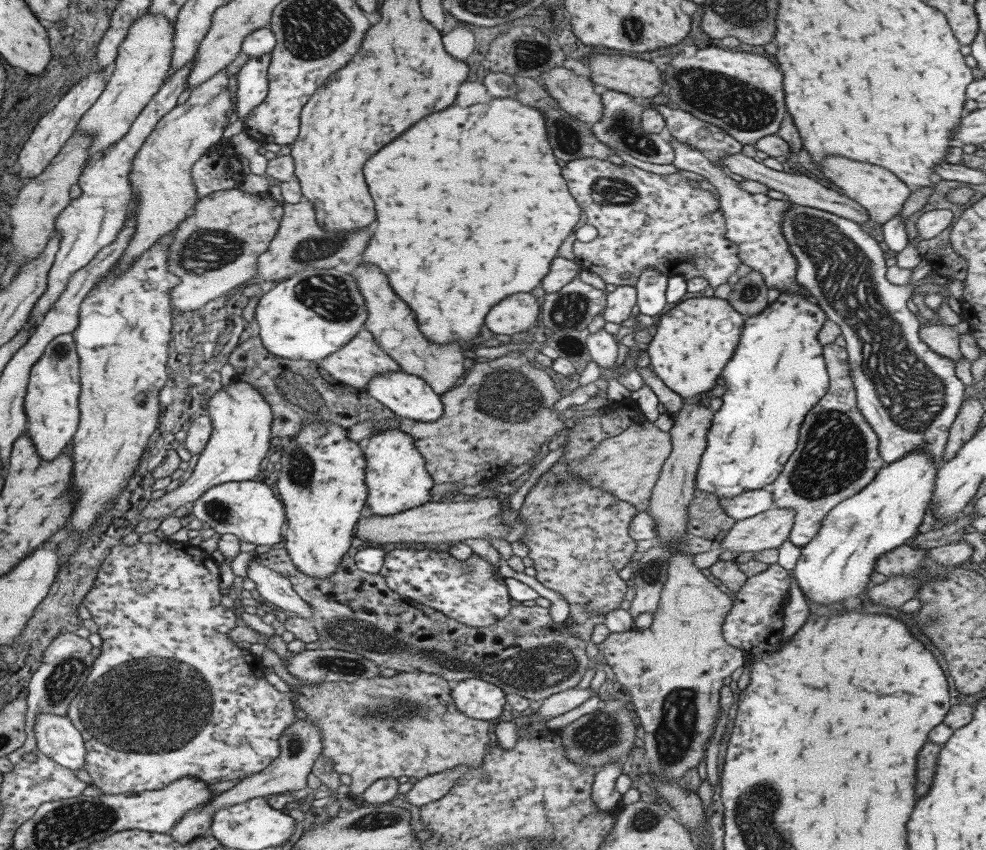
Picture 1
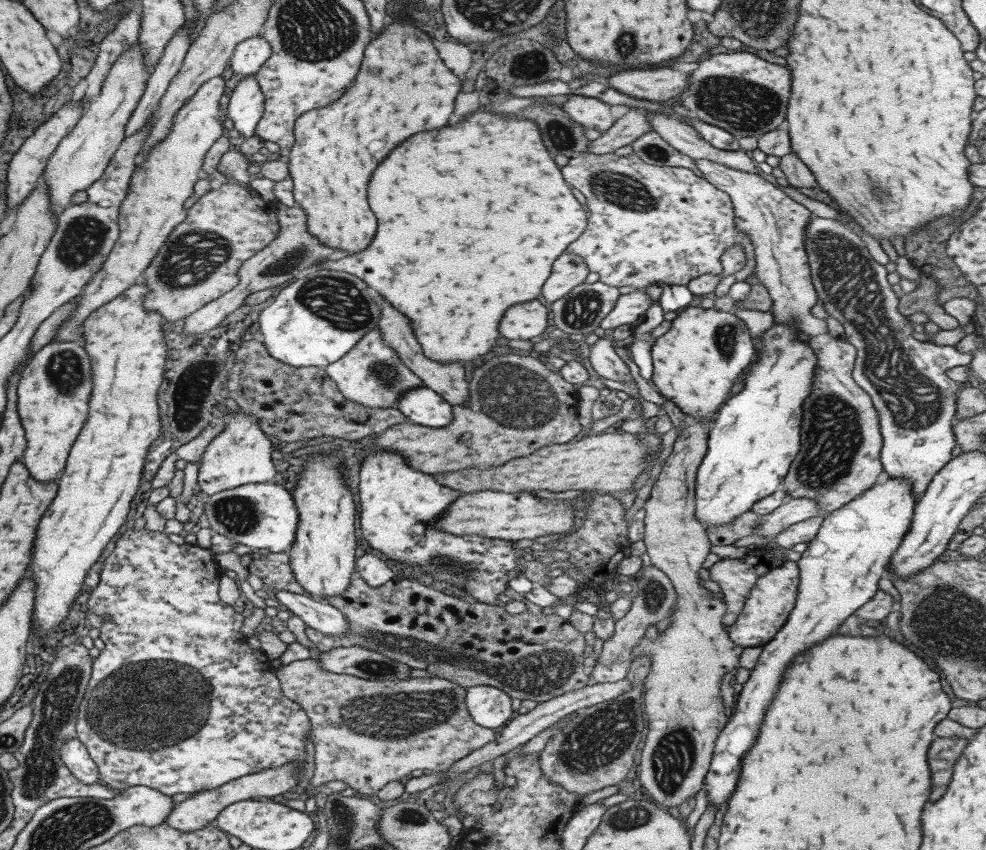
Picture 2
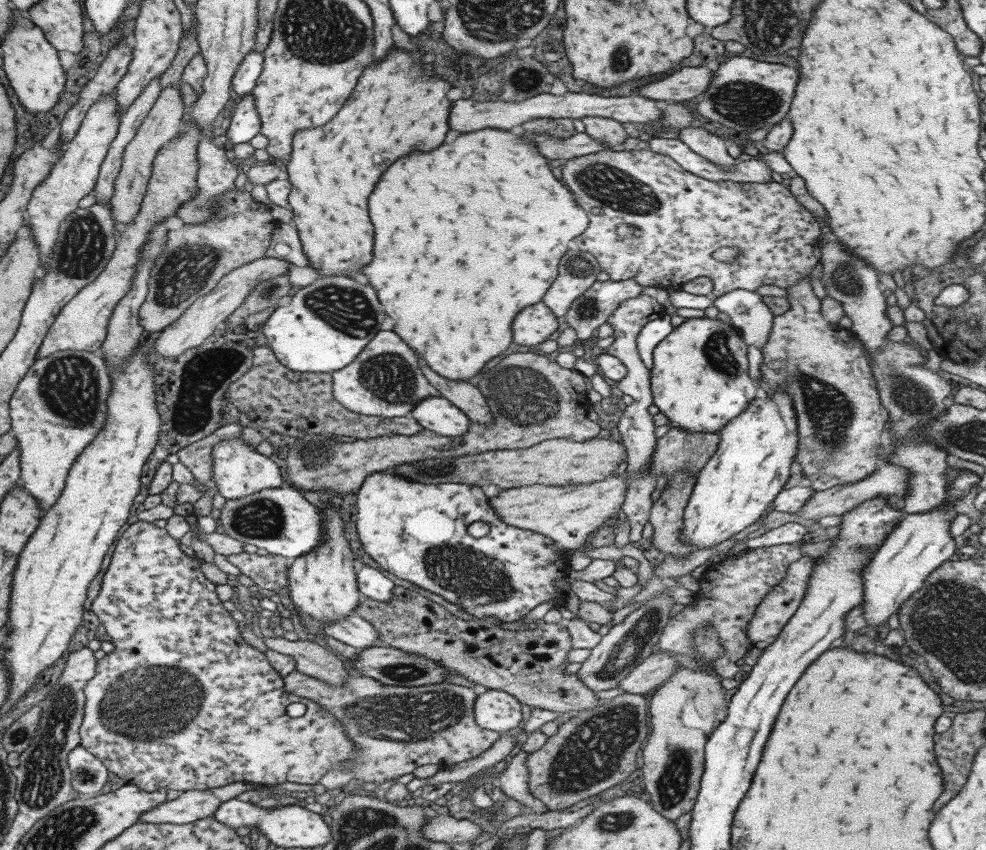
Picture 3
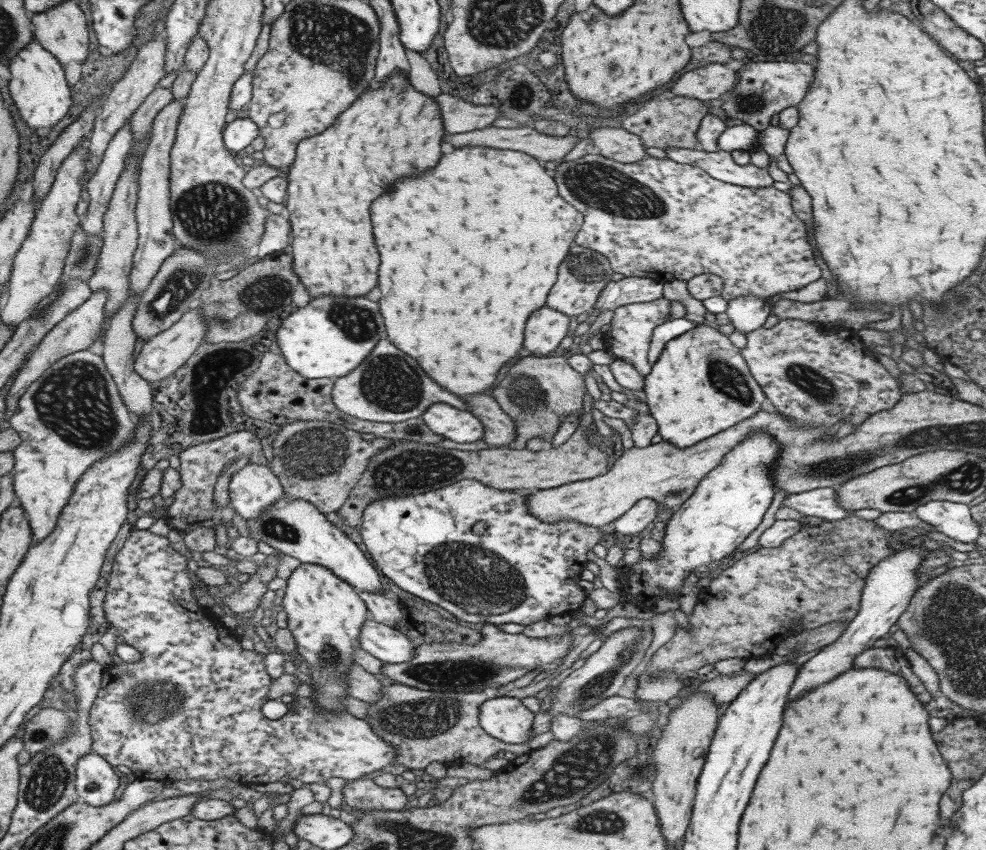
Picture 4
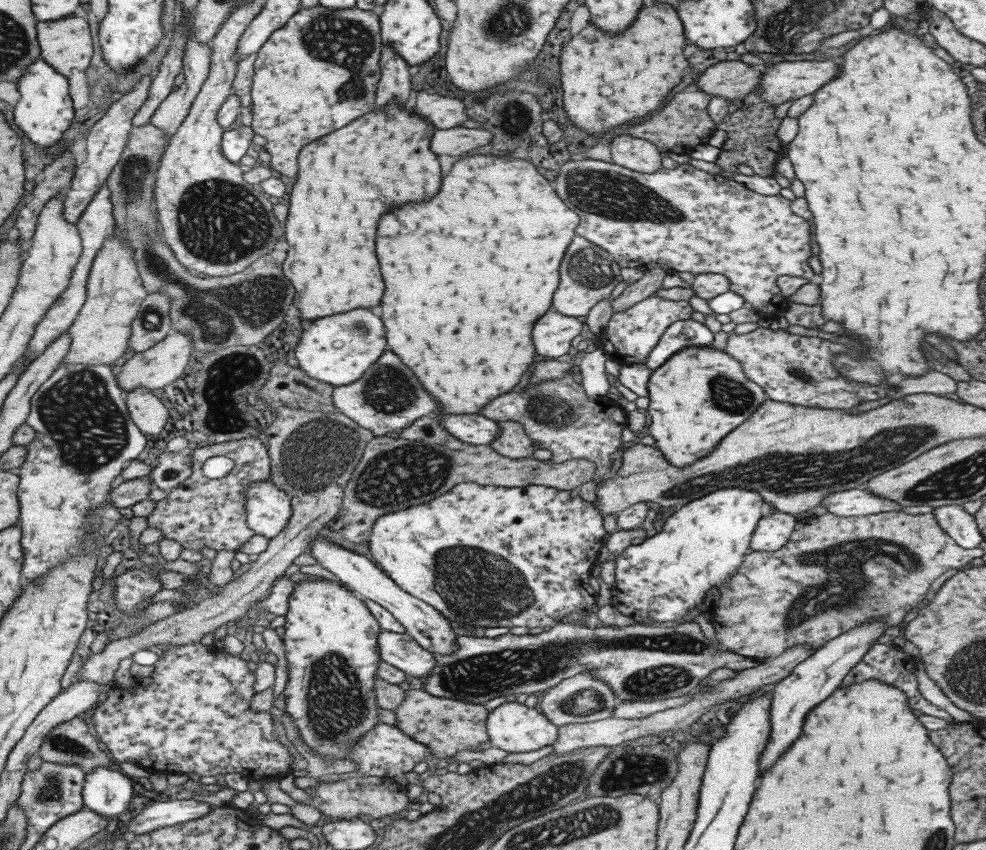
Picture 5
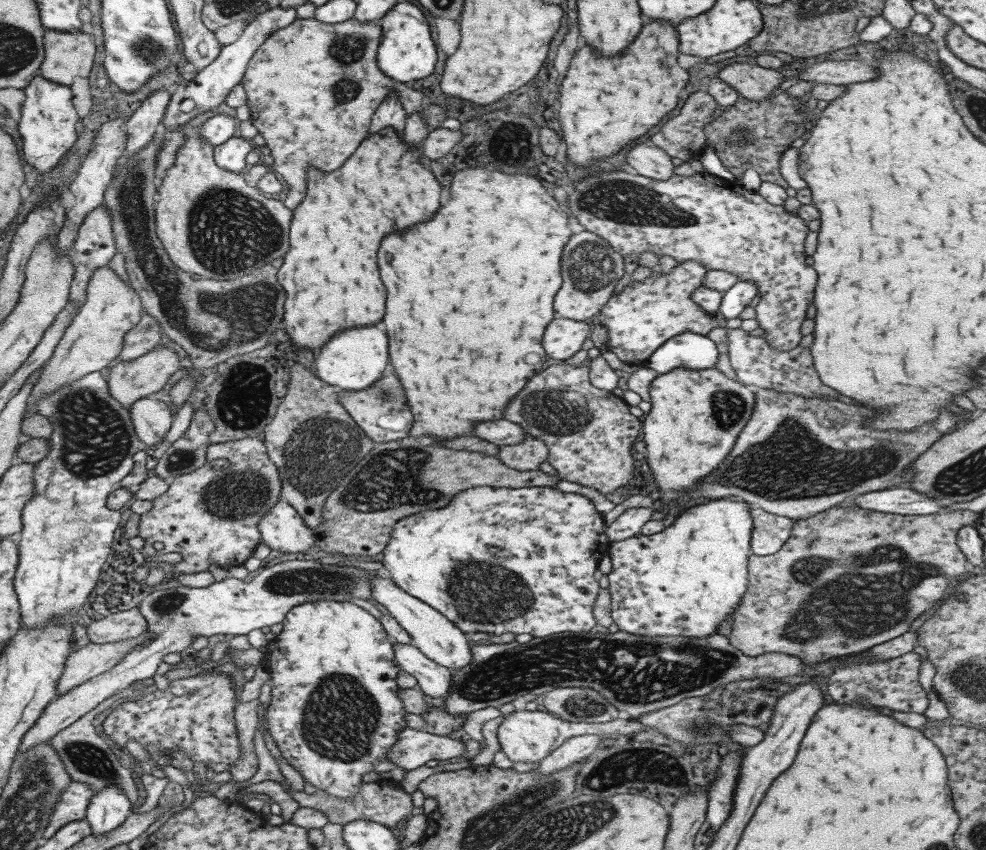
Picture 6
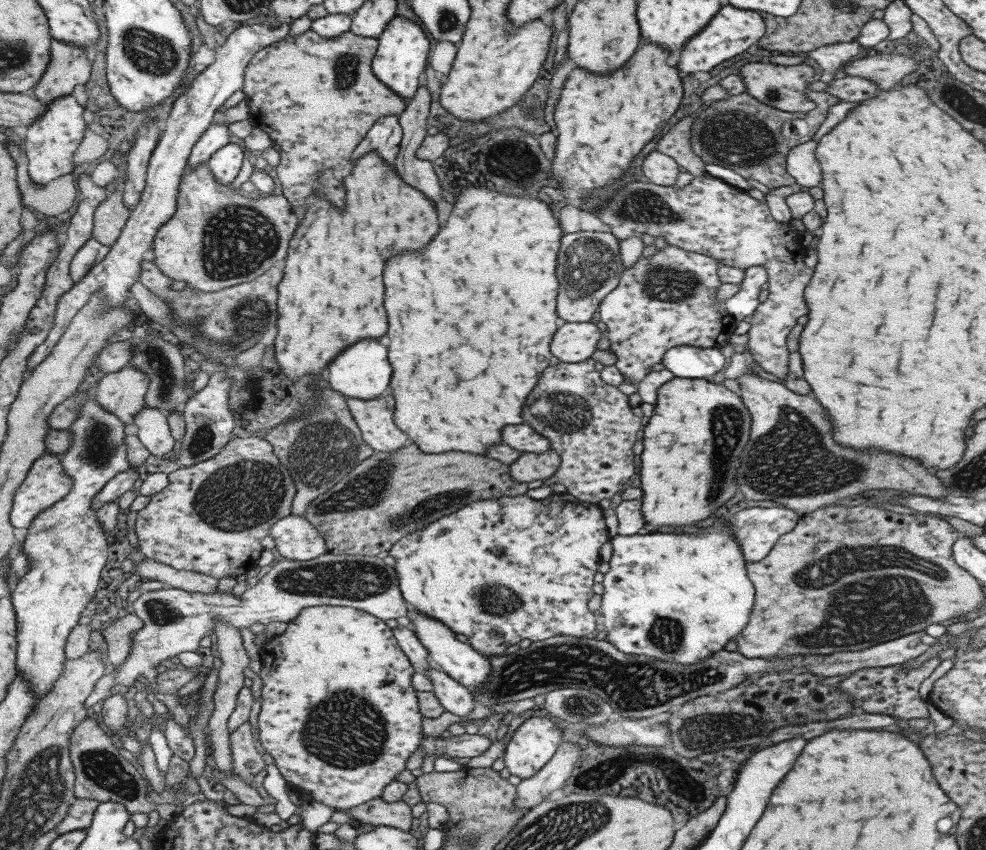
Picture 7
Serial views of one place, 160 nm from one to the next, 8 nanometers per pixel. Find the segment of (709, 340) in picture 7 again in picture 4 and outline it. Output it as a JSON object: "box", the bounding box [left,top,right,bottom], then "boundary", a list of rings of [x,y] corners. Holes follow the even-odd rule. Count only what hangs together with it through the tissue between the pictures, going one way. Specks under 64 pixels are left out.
{"box":[603,297,670,376],"boundary":[[[661,297],[647,302],[625,304],[612,310],[609,321],[610,329],[603,334],[603,348],[622,362],[630,364],[641,376],[645,376],[651,368],[647,361],[647,349],[652,328],[670,319],[669,300]]]}

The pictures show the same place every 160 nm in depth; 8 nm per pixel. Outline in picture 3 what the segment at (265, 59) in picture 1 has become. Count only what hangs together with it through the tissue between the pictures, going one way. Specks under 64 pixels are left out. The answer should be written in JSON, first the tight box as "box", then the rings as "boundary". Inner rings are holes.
{"box":[225,94,260,145],"boundary":[[[251,94],[243,96],[234,107],[225,136],[232,145],[249,142],[260,129],[260,119],[255,114],[253,96]]]}

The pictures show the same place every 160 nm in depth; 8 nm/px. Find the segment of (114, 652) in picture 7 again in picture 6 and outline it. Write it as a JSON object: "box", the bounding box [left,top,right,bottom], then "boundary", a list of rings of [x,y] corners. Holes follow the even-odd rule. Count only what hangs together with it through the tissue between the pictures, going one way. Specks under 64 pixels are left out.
{"box":[87,609,147,644],"boundary":[[[139,609],[117,611],[106,618],[91,622],[87,629],[87,638],[91,644],[105,644],[137,638],[147,630],[146,622]]]}

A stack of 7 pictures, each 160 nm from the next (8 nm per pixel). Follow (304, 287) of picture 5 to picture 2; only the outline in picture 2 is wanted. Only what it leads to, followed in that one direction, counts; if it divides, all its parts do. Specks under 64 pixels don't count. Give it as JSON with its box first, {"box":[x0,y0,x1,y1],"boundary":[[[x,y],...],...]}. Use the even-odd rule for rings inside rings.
{"box":[288,15,461,254],"boundary":[[[403,15],[396,17],[393,24],[383,28],[383,32],[367,44],[361,68],[341,98],[333,100],[329,106],[315,108],[313,112],[303,112],[295,120],[294,144],[288,155],[292,195],[307,216],[305,228],[308,233],[320,240],[321,244],[336,248],[338,252],[343,250],[347,254],[355,254],[363,250],[375,234],[375,216],[367,206],[365,186],[369,174],[375,168],[375,162],[387,156],[383,152],[395,148],[401,140],[405,140],[405,136],[445,126],[453,112],[453,100],[461,82],[443,66],[435,48],[431,46],[429,36],[415,28],[411,20]]]}

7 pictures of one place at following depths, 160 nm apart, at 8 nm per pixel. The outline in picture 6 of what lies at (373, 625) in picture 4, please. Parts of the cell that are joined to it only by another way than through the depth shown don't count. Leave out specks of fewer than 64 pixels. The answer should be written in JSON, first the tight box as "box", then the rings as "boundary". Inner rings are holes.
{"box":[392,642,451,702],"boundary":[[[392,642],[393,660],[401,671],[416,680],[416,688],[421,693],[440,698],[445,702],[451,684],[451,670],[429,660],[418,648],[409,643]]]}

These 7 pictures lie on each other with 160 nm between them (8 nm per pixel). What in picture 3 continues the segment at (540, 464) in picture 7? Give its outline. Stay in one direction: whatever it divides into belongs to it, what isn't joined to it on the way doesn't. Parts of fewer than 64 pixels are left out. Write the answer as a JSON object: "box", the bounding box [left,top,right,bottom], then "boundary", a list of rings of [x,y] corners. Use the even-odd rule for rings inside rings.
{"box":[417,356,491,425],"boundary":[[[417,356],[417,364],[425,380],[435,388],[439,396],[456,406],[470,421],[482,425],[491,422],[488,402],[476,386],[463,381],[449,382],[447,378],[437,376],[433,370],[427,368],[427,364],[419,356]]]}

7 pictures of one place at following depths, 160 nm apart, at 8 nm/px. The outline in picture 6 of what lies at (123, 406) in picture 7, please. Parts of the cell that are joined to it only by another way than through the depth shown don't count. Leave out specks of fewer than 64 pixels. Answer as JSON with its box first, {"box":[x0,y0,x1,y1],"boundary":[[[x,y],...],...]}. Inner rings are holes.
{"box":[106,344,181,410],"boundary":[[[158,344],[155,349],[138,356],[135,360],[114,362],[106,378],[110,395],[127,410],[136,400],[147,396],[153,397],[163,385],[169,384],[169,376],[173,376],[173,373],[180,368],[181,355],[181,352],[175,352],[166,345]]]}

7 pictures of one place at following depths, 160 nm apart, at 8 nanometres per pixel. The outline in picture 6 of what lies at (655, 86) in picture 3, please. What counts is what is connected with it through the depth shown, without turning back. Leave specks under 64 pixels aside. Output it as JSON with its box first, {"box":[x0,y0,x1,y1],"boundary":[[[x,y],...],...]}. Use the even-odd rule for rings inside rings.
{"box":[717,62,783,101],"boundary":[[[755,62],[749,65],[749,63],[733,63],[725,65],[720,69],[717,74],[717,80],[725,82],[727,87],[731,87],[739,97],[749,99],[752,101],[757,100],[769,100],[771,97],[775,97],[779,94],[777,88],[783,81],[782,76],[775,69],[763,68],[756,65]]]}

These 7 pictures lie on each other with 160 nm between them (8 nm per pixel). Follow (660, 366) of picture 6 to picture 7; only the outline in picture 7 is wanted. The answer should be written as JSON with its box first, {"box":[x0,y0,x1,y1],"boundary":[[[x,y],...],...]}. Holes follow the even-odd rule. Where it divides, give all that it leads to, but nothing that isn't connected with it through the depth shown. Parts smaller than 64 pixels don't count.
{"box":[661,344,726,379],"boundary":[[[686,344],[672,346],[661,364],[675,378],[709,379],[726,362],[718,348],[699,348]]]}

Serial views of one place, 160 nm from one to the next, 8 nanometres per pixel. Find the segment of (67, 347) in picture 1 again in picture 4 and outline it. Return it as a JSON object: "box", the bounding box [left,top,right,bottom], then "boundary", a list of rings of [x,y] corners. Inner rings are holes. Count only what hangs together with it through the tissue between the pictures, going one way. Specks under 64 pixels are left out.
{"box":[7,349,134,546],"boundary":[[[85,349],[59,357],[37,380],[31,381],[17,399],[16,413],[8,418],[7,426],[15,430],[20,438],[20,443],[11,452],[13,468],[10,473],[15,501],[28,518],[32,532],[31,546],[51,532],[60,510],[86,468],[128,443],[134,421],[97,349]]]}

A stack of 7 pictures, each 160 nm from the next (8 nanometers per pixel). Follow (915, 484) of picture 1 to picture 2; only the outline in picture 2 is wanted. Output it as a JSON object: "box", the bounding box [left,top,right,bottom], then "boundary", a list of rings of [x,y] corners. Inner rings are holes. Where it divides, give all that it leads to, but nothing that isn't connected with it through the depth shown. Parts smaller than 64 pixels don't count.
{"box":[702,477,916,809],"boundary":[[[888,477],[882,484],[873,483],[871,488],[847,504],[828,512],[815,536],[807,543],[808,547],[796,562],[799,584],[793,608],[781,629],[763,645],[757,663],[737,695],[730,719],[715,739],[710,765],[702,785],[707,802],[712,802],[715,809],[731,796],[735,788],[743,755],[755,742],[759,718],[775,692],[775,684],[779,682],[783,668],[795,654],[833,634],[841,620],[845,622],[851,613],[871,600],[877,592],[877,582],[885,574],[885,564],[911,524],[916,503],[911,485],[907,479],[893,477]]]}

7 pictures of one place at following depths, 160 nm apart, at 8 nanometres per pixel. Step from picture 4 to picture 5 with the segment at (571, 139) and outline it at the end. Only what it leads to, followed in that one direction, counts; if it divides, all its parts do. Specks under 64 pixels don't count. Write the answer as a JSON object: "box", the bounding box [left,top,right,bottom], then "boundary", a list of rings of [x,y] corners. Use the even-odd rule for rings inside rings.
{"box":[431,126,491,156],"boundary":[[[453,126],[445,129],[435,129],[431,138],[431,152],[457,156],[461,152],[469,152],[473,148],[485,146],[491,142],[491,132],[478,128]]]}

